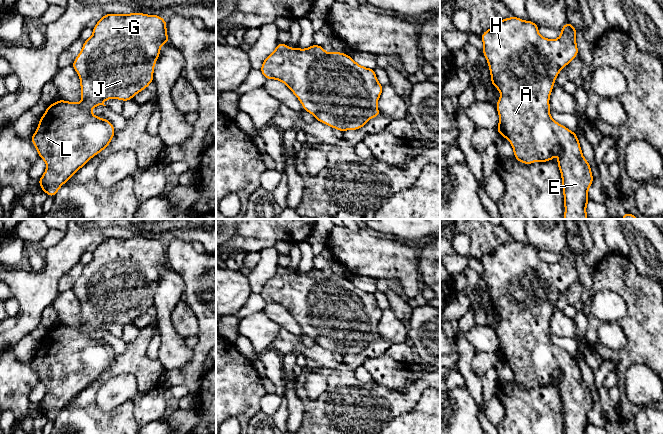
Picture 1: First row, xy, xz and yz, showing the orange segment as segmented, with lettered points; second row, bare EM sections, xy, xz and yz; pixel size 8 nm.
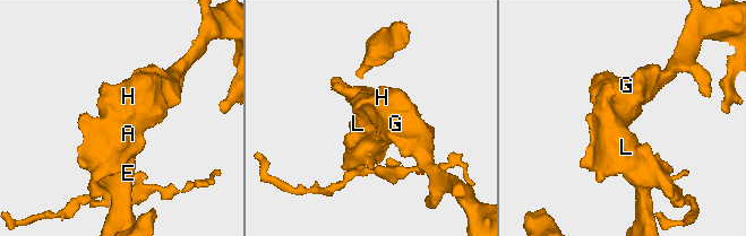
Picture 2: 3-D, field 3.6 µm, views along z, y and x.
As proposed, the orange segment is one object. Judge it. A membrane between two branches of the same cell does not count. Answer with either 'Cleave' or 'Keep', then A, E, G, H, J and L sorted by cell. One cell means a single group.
Keep. Groups: A E G H J L

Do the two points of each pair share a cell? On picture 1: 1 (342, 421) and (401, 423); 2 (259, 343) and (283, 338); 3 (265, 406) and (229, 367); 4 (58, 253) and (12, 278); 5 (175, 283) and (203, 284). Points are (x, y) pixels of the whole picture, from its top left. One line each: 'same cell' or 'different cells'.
1: different cells
2: different cells
3: different cells
4: same cell
5: different cells

